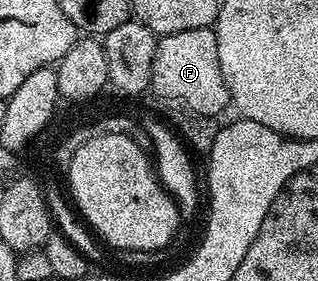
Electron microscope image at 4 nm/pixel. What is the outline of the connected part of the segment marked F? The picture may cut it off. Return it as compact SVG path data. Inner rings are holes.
M216 29L188 30L158 37L151 90L161 98L182 102L181 106L194 114L221 116L231 99L223 80L223 68L219 68Z

